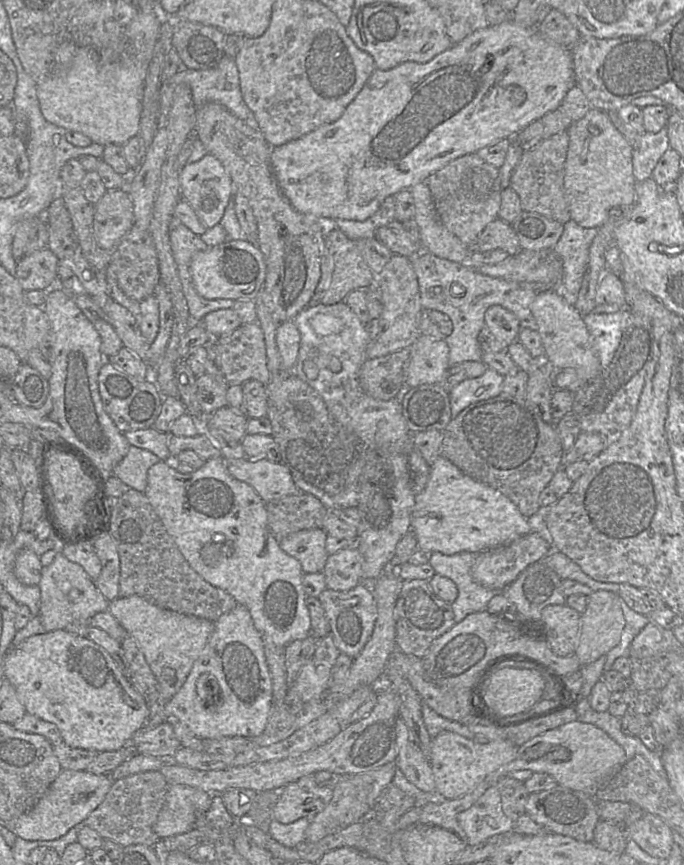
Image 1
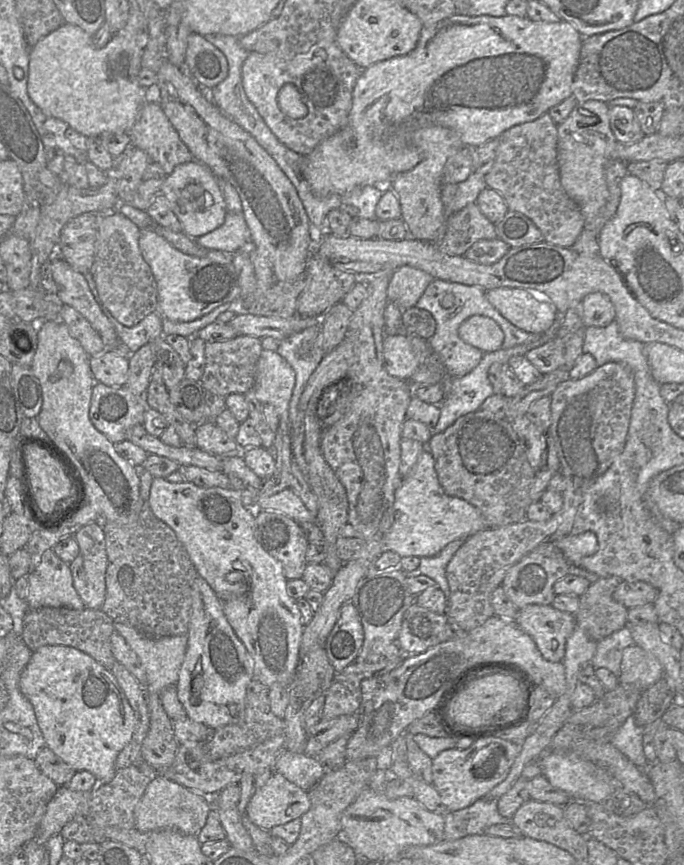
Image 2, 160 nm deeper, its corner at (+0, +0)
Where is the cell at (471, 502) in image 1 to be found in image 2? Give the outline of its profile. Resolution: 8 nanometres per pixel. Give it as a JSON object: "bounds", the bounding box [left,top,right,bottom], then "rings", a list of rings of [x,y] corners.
{"bounds":[385,450,489,558],"rings":[[[428,450],[422,451],[410,472],[402,477],[395,491],[393,512],[393,523],[385,536],[385,549],[396,552],[401,558],[434,556],[448,543],[489,528],[476,507],[444,492],[435,471],[434,458]]]}

